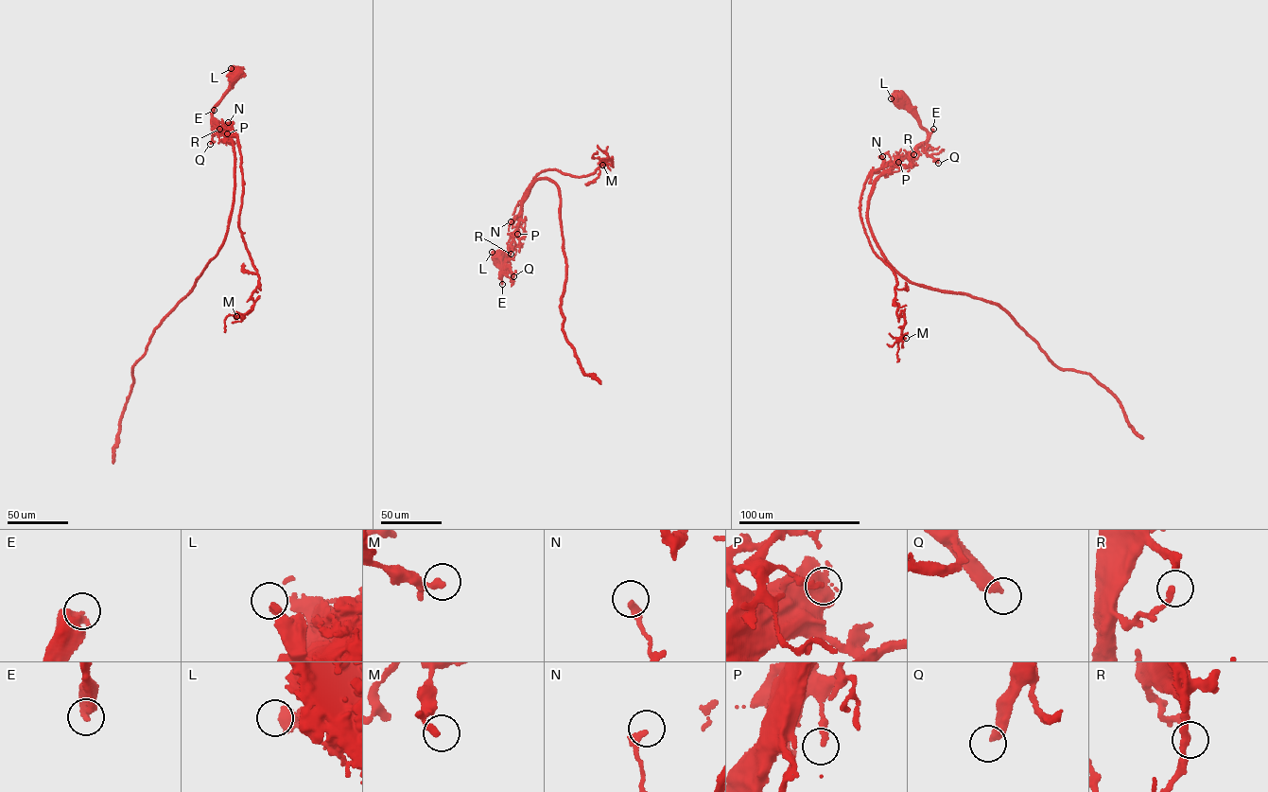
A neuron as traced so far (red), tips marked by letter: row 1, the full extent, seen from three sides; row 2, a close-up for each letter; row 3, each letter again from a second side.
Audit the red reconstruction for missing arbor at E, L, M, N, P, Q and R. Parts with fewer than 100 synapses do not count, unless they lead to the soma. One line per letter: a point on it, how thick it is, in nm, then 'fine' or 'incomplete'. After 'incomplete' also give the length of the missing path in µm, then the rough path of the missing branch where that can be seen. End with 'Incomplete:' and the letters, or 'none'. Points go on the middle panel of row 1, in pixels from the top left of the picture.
E: place (502, 284); calibre 550 nm; incomplete; missing 25 µm; course (502, 284), (513, 301), (514, 298)
L: place (492, 252); calibre 360 nm; fine
M: place (602, 165); calibre 180 nm; fine
N: place (511, 221); calibre 280 nm; fine
P: place (517, 234); calibre 240 nm; fine
Q: place (513, 276); calibre 360 nm; incomplete; missing 40 µm
R: place (511, 254); calibre 220 nm; fine
Incomplete: E, Q

